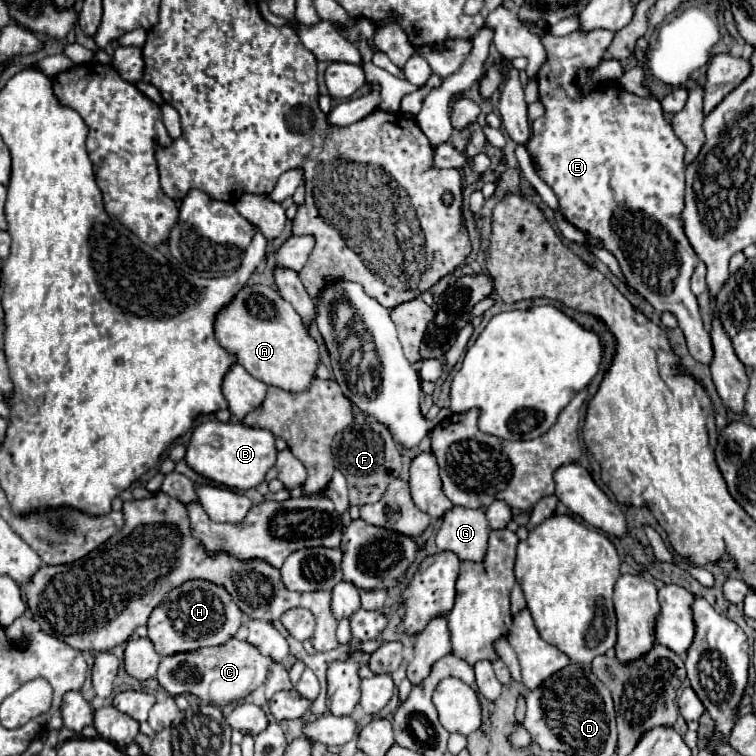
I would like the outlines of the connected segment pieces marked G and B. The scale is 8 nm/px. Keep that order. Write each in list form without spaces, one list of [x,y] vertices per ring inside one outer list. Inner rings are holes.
[[[455,506],[443,516],[435,544],[439,550],[457,554],[461,562],[483,562],[489,532],[483,508],[471,510]]]
[[[207,420],[199,424],[191,434],[191,442],[185,454],[185,462],[193,472],[221,486],[237,490],[249,490],[259,486],[265,480],[267,470],[275,466],[275,458],[275,436],[269,430],[249,428],[245,424],[233,422],[223,424],[219,420]]]

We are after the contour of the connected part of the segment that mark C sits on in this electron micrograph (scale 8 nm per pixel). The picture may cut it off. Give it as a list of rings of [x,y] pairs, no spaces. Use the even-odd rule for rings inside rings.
[[[231,638],[223,646],[209,646],[205,650],[165,656],[157,670],[157,682],[171,696],[191,692],[207,704],[225,706],[233,700],[243,700],[249,692],[257,690],[267,680],[269,666],[271,666],[269,658],[259,654],[259,650],[255,646],[251,646],[249,642]]]

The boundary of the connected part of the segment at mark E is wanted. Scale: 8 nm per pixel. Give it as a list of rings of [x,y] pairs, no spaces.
[[[593,30],[593,34],[573,32],[563,38],[545,34],[541,40],[549,54],[547,64],[537,76],[539,100],[545,104],[545,116],[533,122],[533,136],[527,144],[537,174],[557,194],[561,214],[581,232],[603,240],[605,248],[619,260],[629,284],[655,310],[671,312],[687,338],[691,356],[703,364],[709,364],[713,360],[713,346],[709,342],[709,332],[703,328],[697,298],[689,288],[689,278],[699,258],[693,254],[693,248],[681,230],[679,218],[685,206],[685,146],[681,146],[681,140],[673,134],[673,128],[663,118],[663,108],[655,98],[639,98],[619,86],[611,86],[607,90],[597,88],[591,94],[581,96],[593,70],[605,54],[605,44],[611,44],[613,40],[609,30]]]

